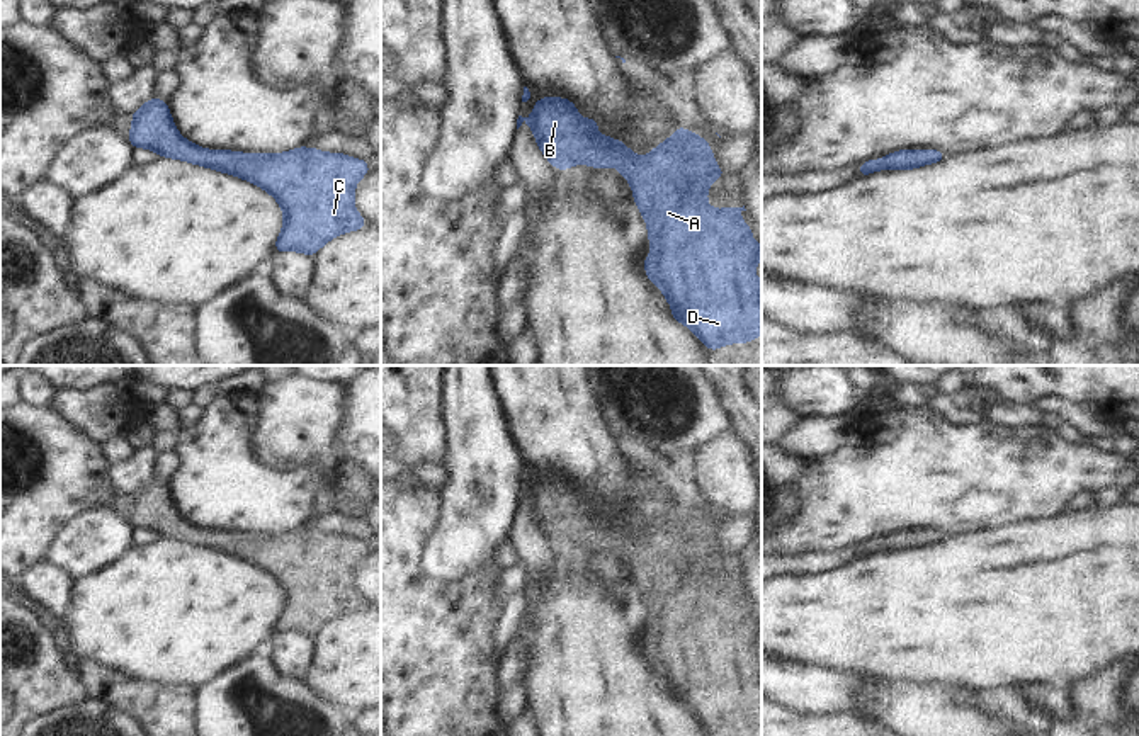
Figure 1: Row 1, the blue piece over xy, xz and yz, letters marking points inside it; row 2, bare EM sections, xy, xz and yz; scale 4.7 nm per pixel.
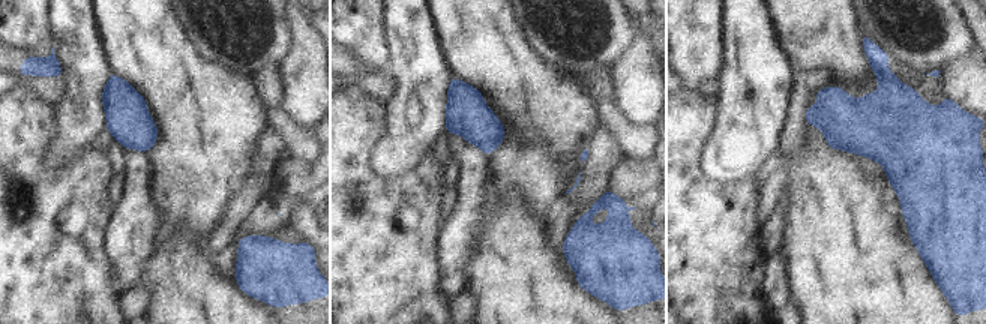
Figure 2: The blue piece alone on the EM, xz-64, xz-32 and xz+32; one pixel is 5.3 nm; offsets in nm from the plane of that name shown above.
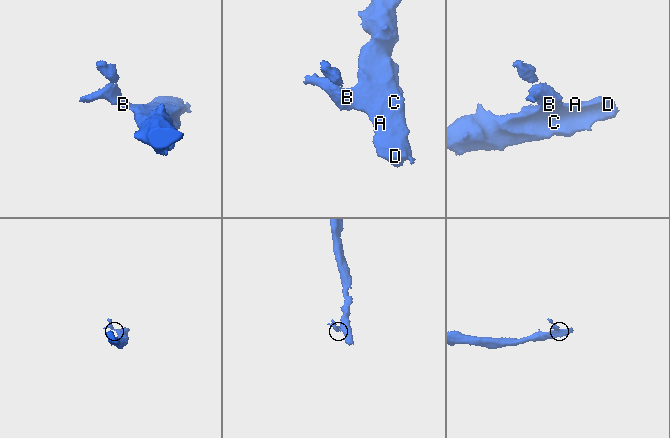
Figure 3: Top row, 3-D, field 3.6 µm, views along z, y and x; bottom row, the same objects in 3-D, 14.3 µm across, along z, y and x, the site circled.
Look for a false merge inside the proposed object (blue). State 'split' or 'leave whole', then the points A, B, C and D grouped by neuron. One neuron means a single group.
leave whole; groups A B C D

